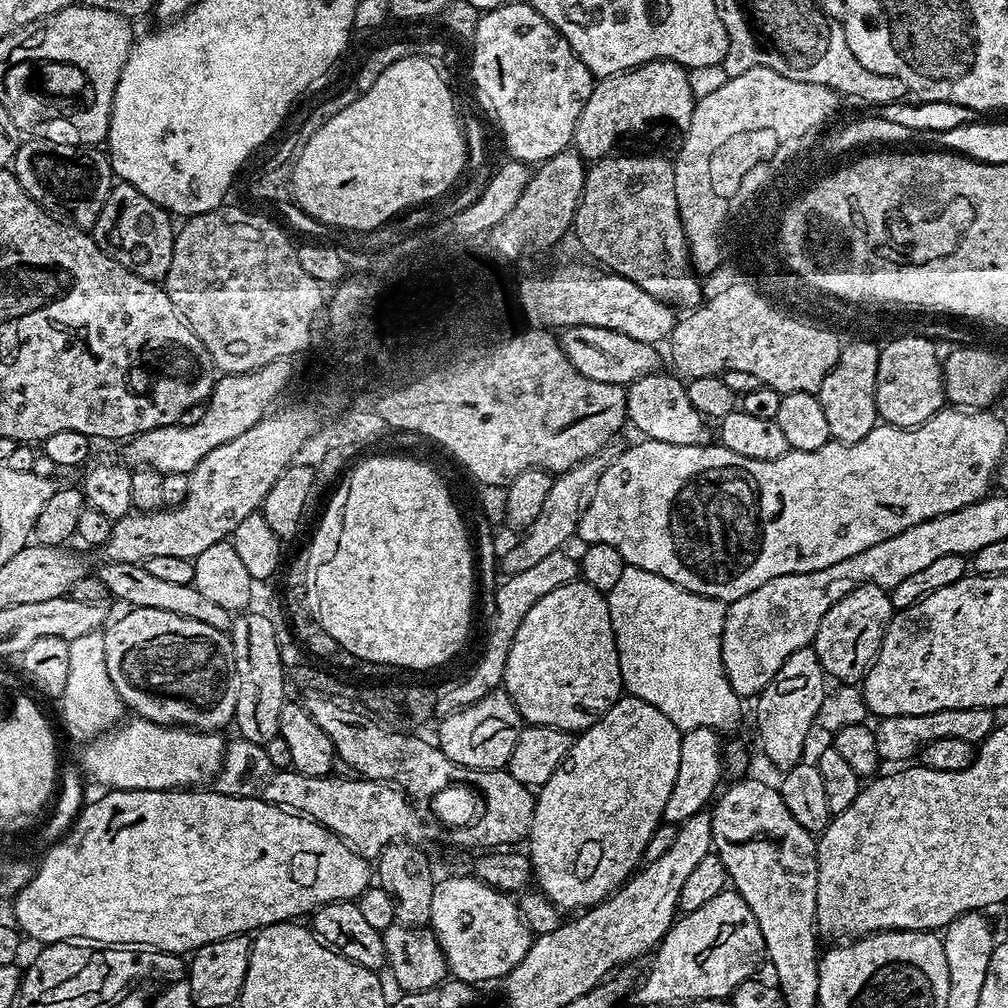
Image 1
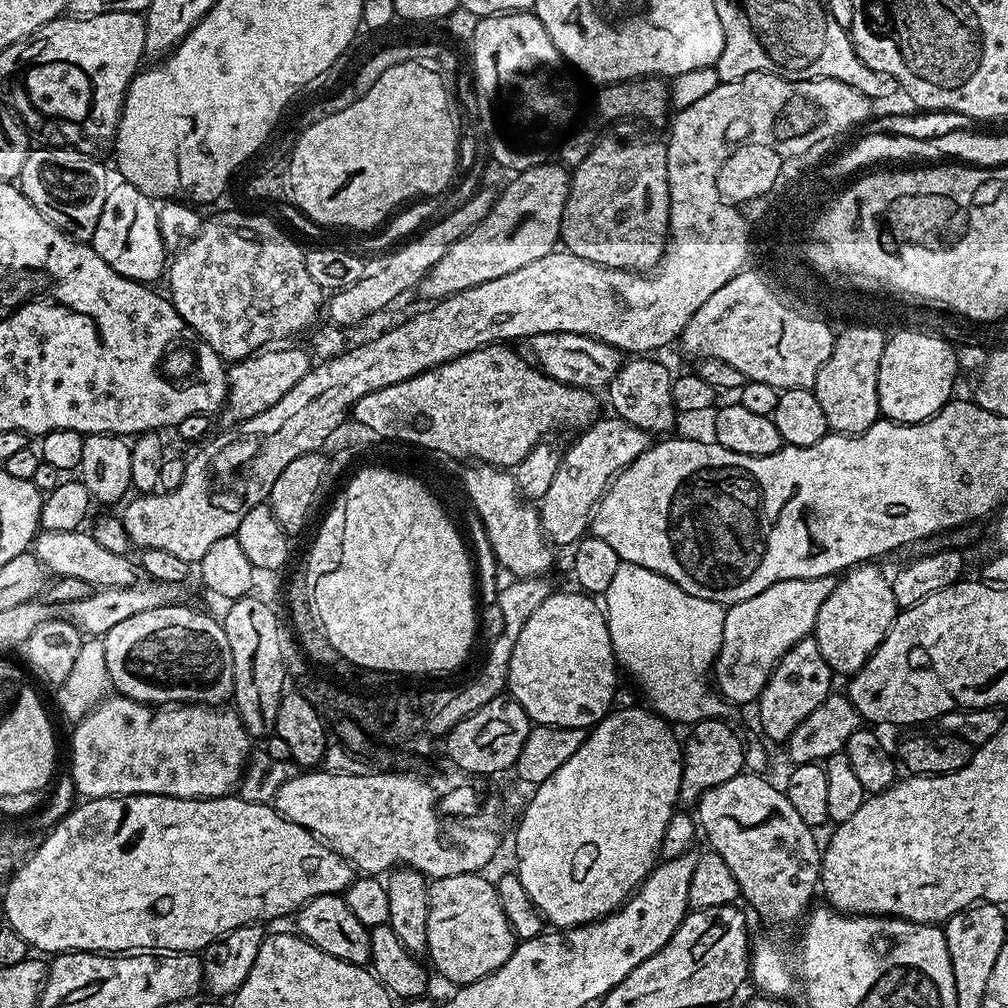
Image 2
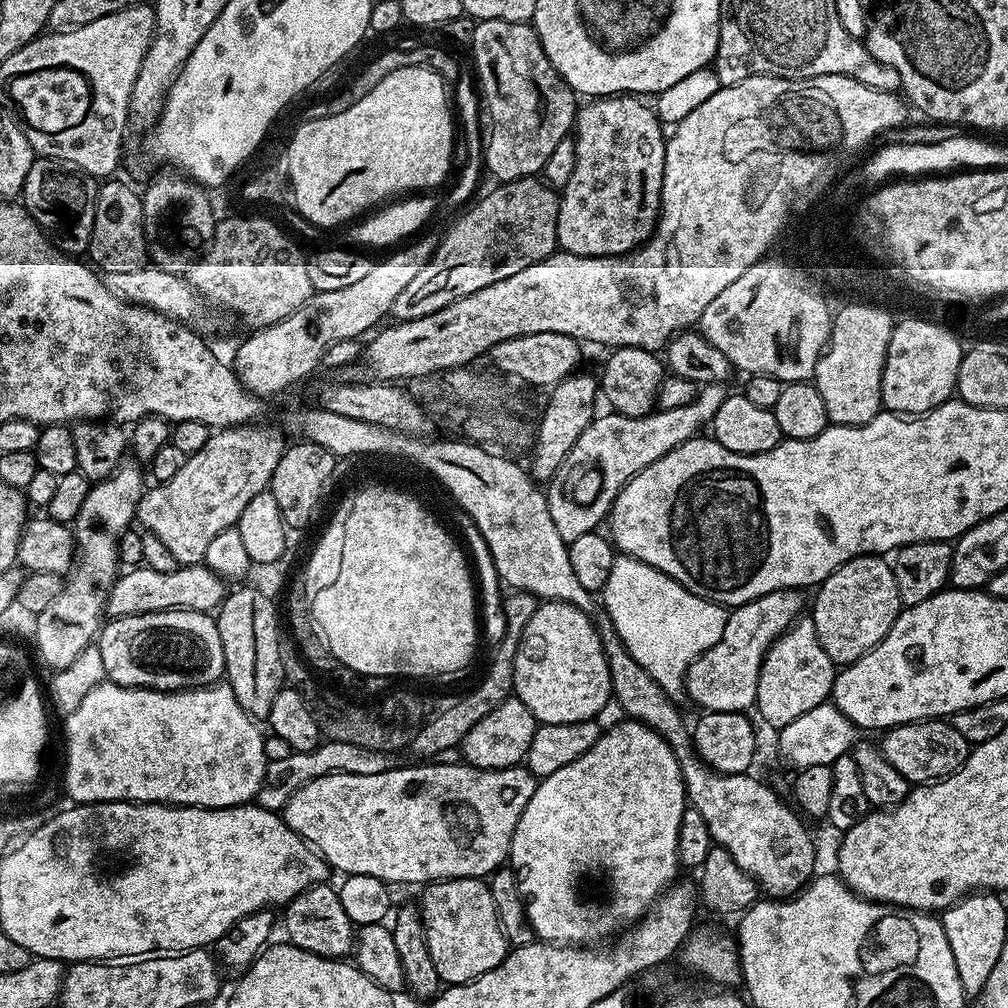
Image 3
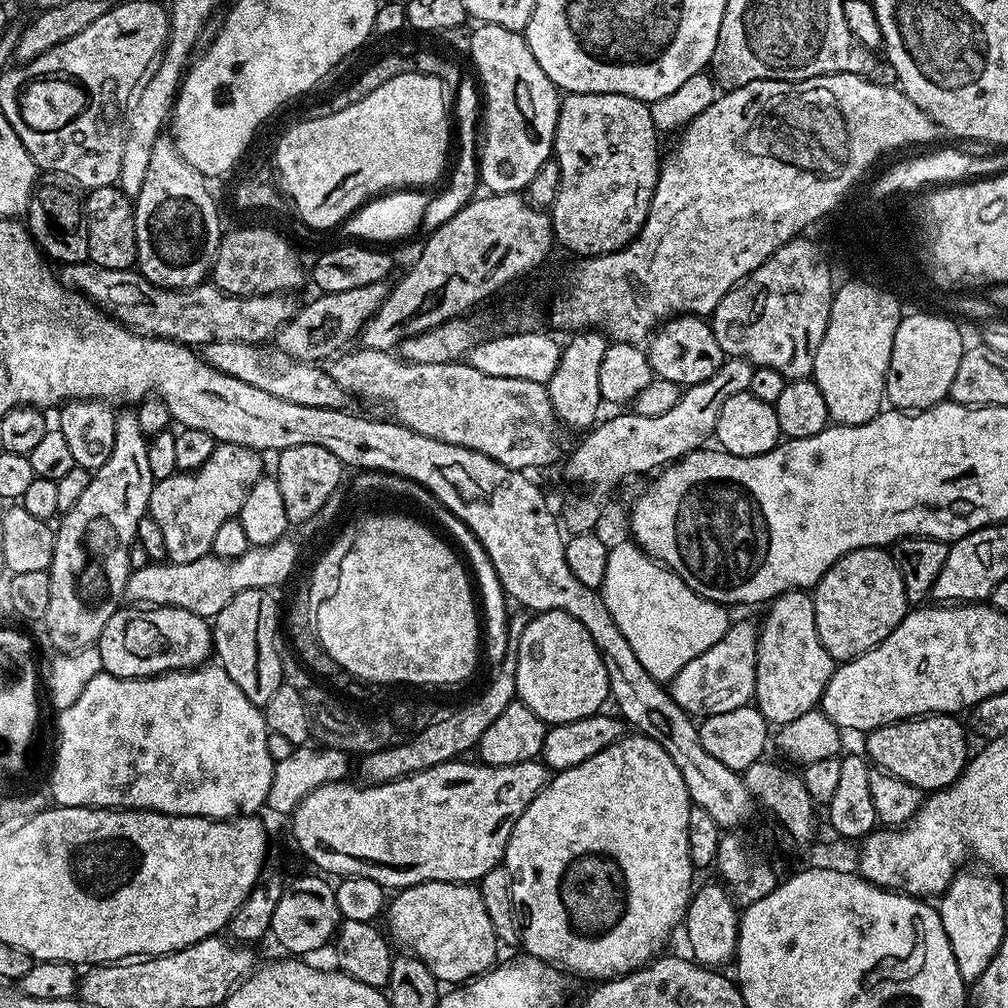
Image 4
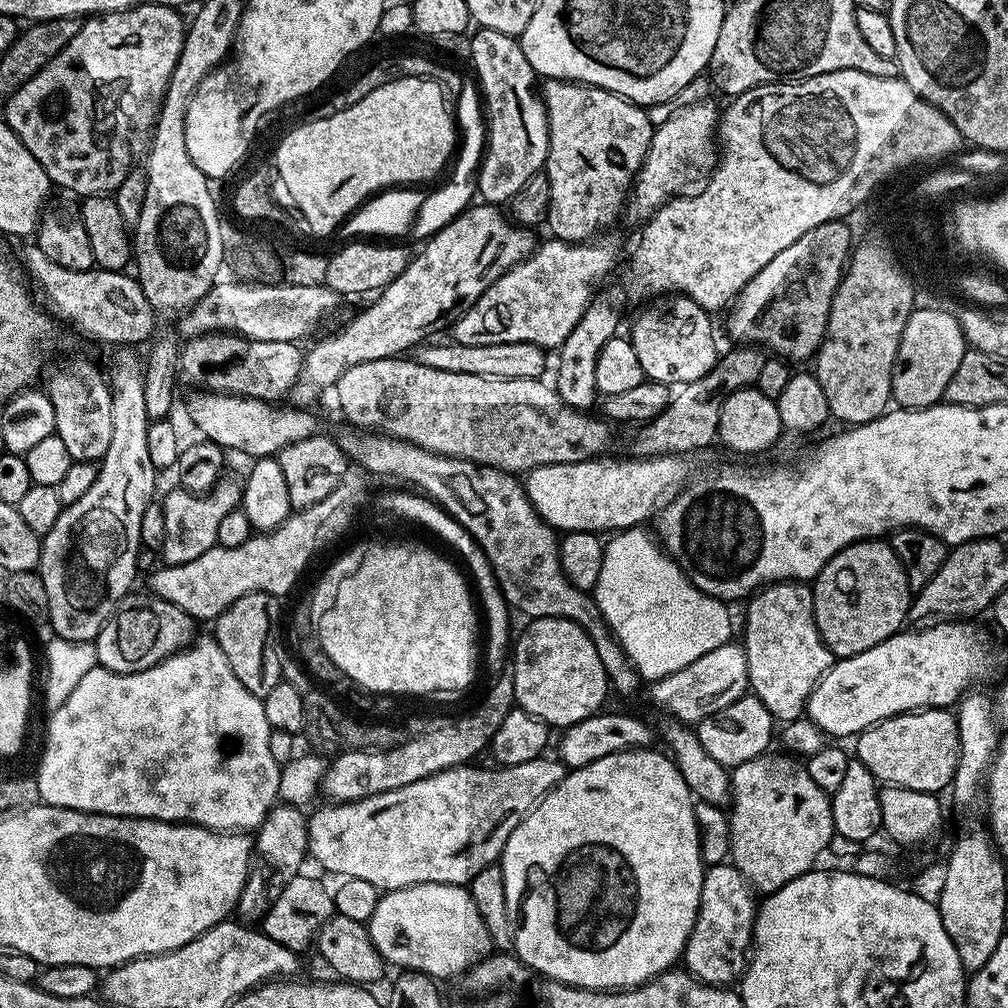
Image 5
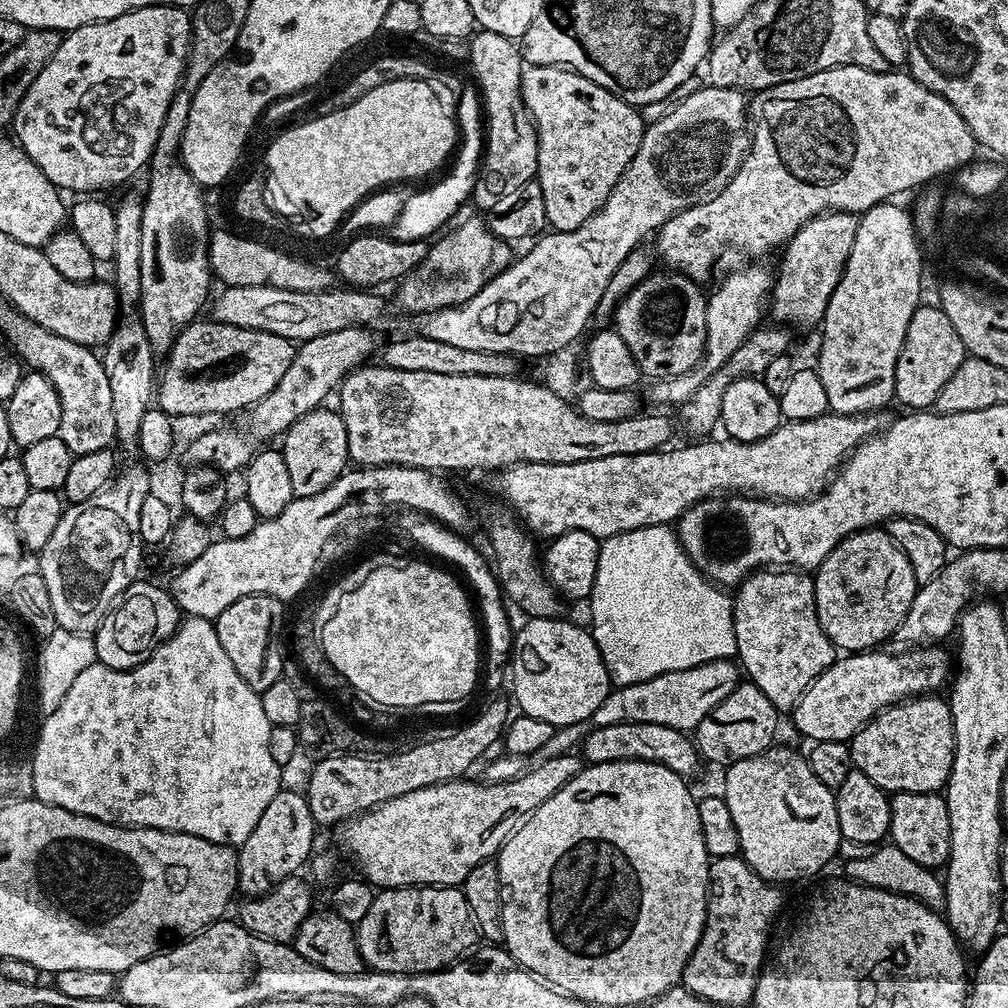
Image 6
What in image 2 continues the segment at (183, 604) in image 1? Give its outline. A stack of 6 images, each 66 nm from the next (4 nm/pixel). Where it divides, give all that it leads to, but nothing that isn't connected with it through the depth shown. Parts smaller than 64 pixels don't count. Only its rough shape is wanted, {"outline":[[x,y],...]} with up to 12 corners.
{"outline":[[91,531],[45,532],[34,554],[53,577],[102,588],[141,583],[135,559]]}

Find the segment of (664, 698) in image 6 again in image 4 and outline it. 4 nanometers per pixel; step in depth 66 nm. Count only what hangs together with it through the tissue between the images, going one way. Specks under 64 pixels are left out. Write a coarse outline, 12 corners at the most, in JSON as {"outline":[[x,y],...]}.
{"outline":[[757,625],[726,634],[670,681],[693,718],[753,703]]}

